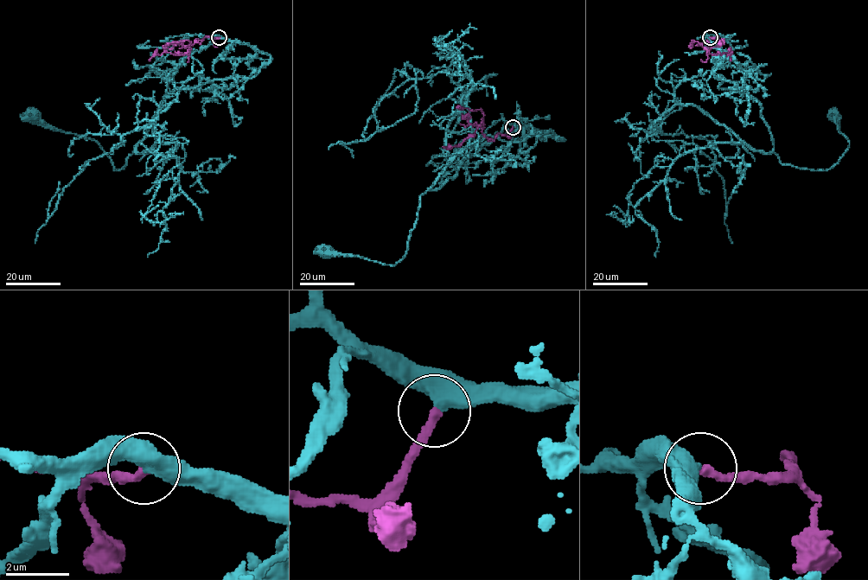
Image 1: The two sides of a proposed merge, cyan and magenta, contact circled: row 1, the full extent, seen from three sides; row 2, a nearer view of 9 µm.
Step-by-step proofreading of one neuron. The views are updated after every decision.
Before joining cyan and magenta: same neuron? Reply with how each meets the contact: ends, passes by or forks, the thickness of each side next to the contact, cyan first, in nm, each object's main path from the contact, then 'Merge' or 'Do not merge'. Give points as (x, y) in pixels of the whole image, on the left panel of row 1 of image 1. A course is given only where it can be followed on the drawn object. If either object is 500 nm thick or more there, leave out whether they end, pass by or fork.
At the ring cyan passes by. At the ring magenta ends. Thickness 440 nm (cyan) against 280 nm. Course of cyan: (219, 37), (270, 60), (250, 78), (170, 92), (124, 168), (114, 170), (96, 142), (49, 129), (35, 114). Course of magenta: (219, 37), (205, 37), (181, 54), (162, 52), (154, 54), (150, 60). Merge

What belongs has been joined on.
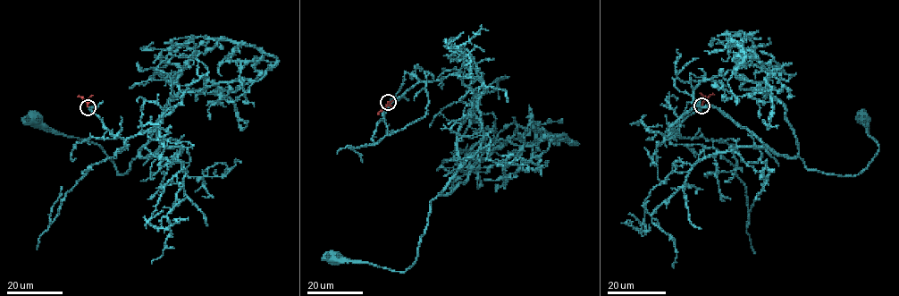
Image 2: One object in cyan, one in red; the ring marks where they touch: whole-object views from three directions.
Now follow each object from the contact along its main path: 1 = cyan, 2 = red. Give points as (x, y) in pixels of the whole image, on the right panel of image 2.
1: (701, 105), (672, 132), (693, 106), (715, 106), (777, 153), (842, 175), (878, 148), (861, 116)
2: (701, 105), (714, 95)

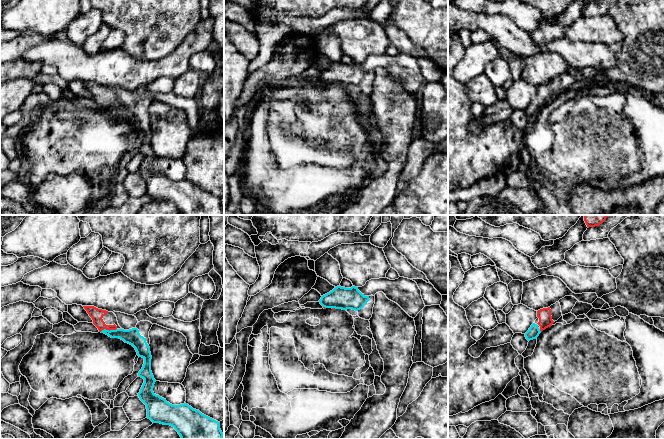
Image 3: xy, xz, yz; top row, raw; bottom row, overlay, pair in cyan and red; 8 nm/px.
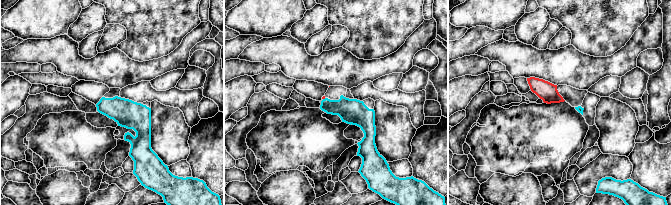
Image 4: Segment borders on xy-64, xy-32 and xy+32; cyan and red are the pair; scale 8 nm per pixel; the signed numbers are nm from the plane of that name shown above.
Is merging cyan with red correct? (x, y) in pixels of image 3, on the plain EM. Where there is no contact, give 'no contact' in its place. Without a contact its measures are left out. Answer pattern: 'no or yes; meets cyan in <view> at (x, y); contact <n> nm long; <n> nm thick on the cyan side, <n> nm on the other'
yes; meets cyan in xy at (108, 106); contact 140 nm long; 130 nm thick on the cyan side, 100 nm on the other

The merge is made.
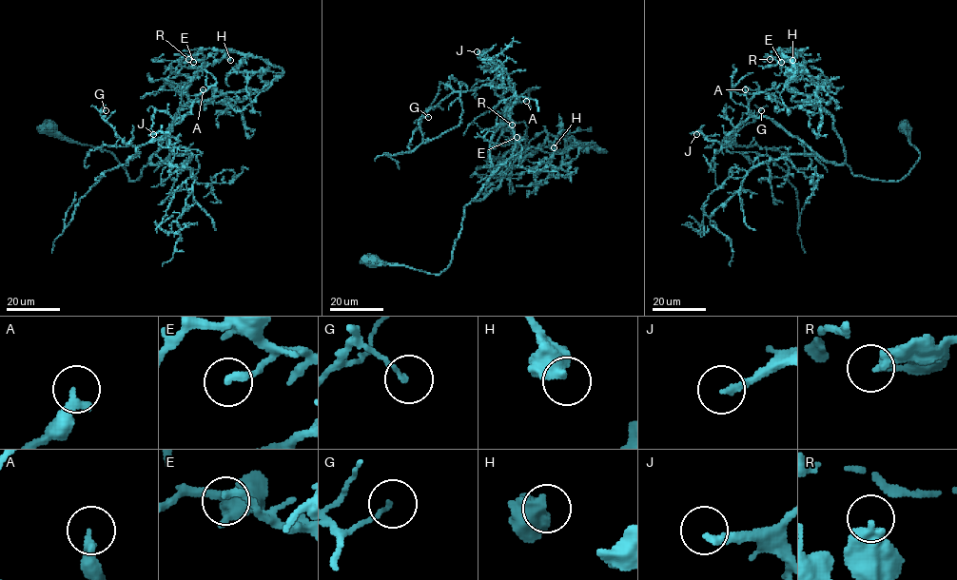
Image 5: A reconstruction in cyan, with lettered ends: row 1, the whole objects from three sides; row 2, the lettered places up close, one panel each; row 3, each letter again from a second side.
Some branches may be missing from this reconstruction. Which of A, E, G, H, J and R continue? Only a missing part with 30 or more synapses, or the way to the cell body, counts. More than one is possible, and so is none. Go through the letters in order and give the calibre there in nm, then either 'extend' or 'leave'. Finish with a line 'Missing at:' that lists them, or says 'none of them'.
A: 320 nm thick; extend
E: 240 nm thick; leave
G: 110 nm thick; leave
H: 600 nm thick; leave
J: 200 nm thick; extend
R: 440 nm thick; leave
Missing at: A, J

